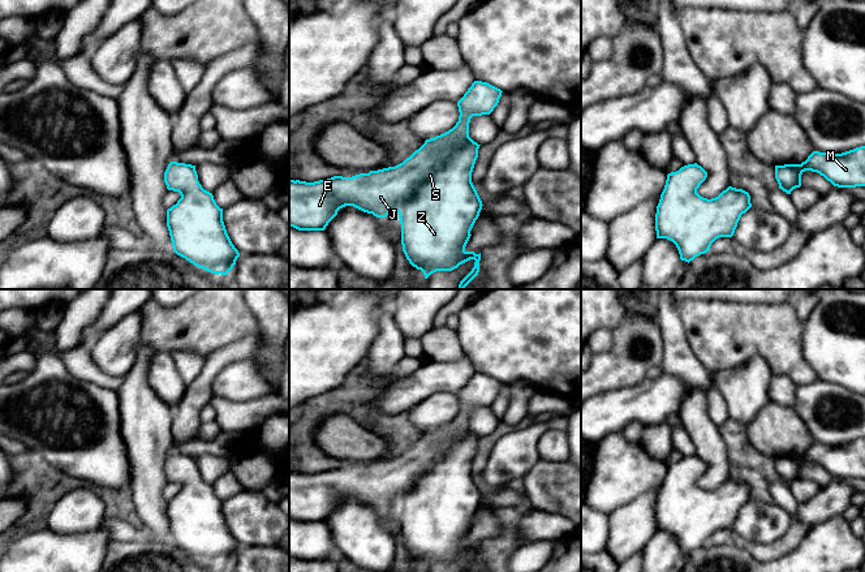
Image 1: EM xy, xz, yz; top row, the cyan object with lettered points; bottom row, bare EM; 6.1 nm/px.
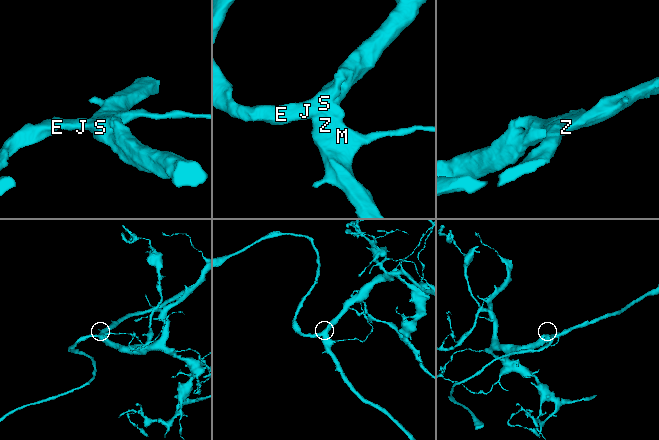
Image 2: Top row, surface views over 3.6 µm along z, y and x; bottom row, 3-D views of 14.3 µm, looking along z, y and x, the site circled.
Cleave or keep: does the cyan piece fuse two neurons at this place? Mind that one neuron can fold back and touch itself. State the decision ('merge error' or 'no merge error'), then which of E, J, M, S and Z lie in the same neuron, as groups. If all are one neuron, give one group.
no merge error | E J M S Z

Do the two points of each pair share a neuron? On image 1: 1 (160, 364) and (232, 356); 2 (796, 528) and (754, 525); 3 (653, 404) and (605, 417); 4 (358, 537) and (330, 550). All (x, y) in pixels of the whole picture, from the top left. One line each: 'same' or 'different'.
1: different
2: different
3: same
4: different

